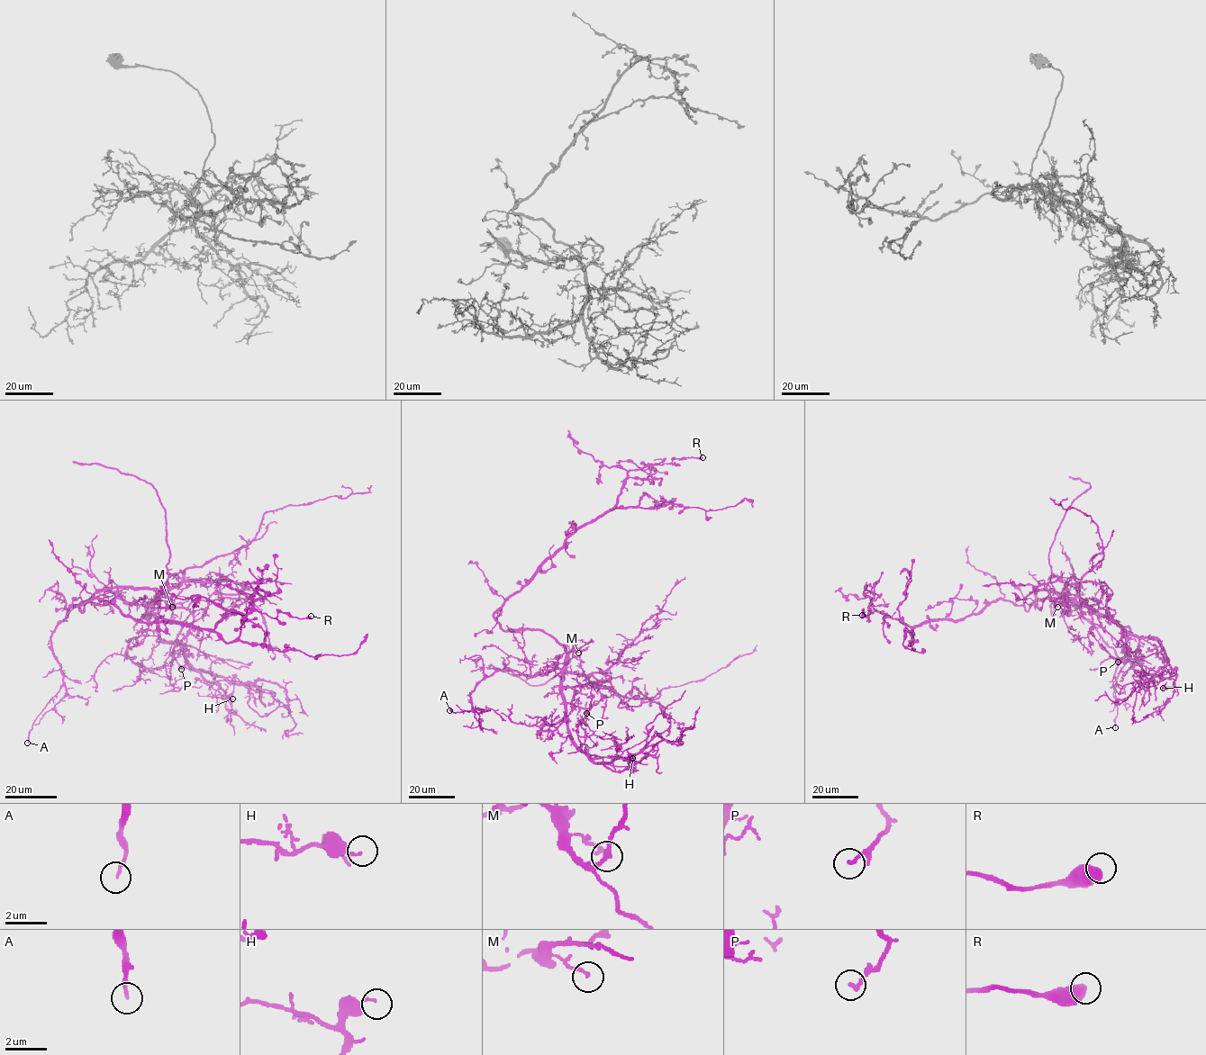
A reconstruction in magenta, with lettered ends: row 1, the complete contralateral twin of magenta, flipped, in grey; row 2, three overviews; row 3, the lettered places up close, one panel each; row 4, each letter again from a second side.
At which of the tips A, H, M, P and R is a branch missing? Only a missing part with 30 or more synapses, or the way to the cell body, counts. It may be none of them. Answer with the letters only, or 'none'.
none

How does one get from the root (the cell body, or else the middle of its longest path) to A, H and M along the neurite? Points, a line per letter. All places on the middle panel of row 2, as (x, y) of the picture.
A: (516, 629), (522, 635), (530, 673), (496, 671), (469, 694), (472, 707), (479, 713), (478, 707), (449, 710)
H: (516, 629), (542, 630), (564, 647), (561, 693), (573, 741), (596, 763), (615, 771), (626, 770), (632, 758)
M: (516, 629), (542, 630), (554, 636), (566, 650), (564, 665), (559, 668), (557, 662), (564, 653), (578, 653)

